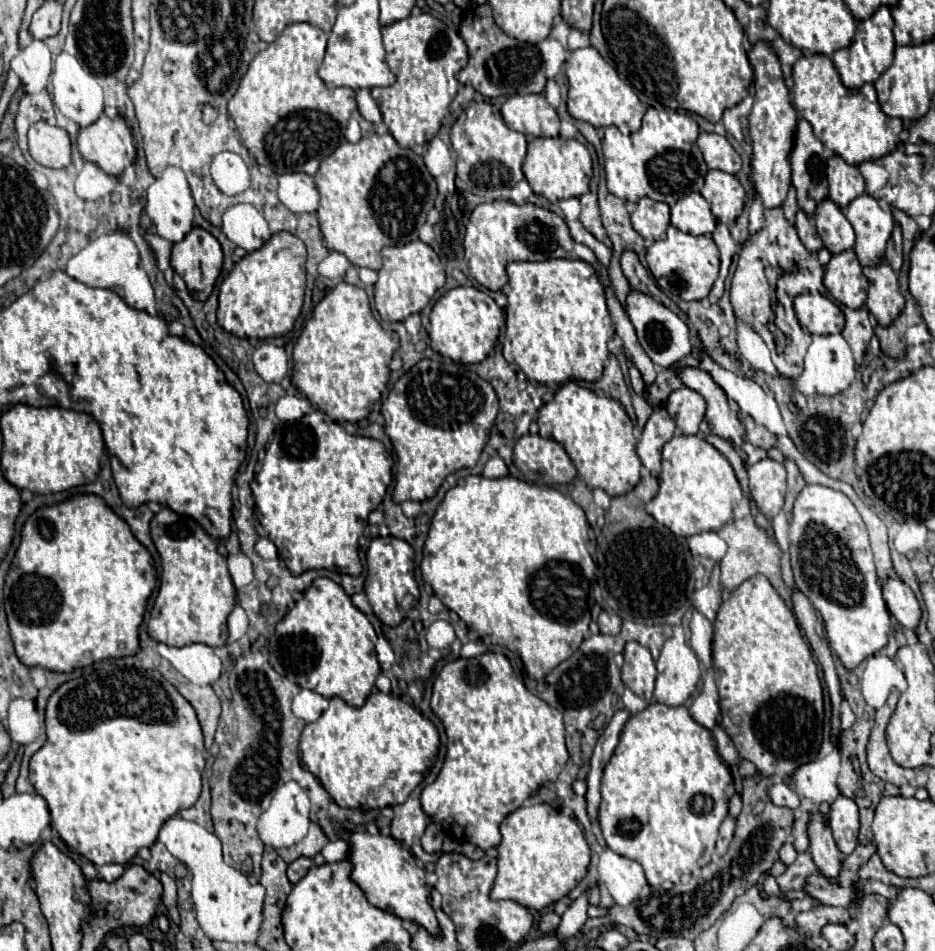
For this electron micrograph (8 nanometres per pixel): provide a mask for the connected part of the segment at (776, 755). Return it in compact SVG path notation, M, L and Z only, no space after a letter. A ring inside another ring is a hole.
M764 575L746 579L736 591L732 591L730 599L722 601L714 621L712 661L720 693L722 725L742 759L752 761L762 775L788 779L800 763L808 763L818 755L824 721L818 667L812 659L808 643L802 639L794 613Z

